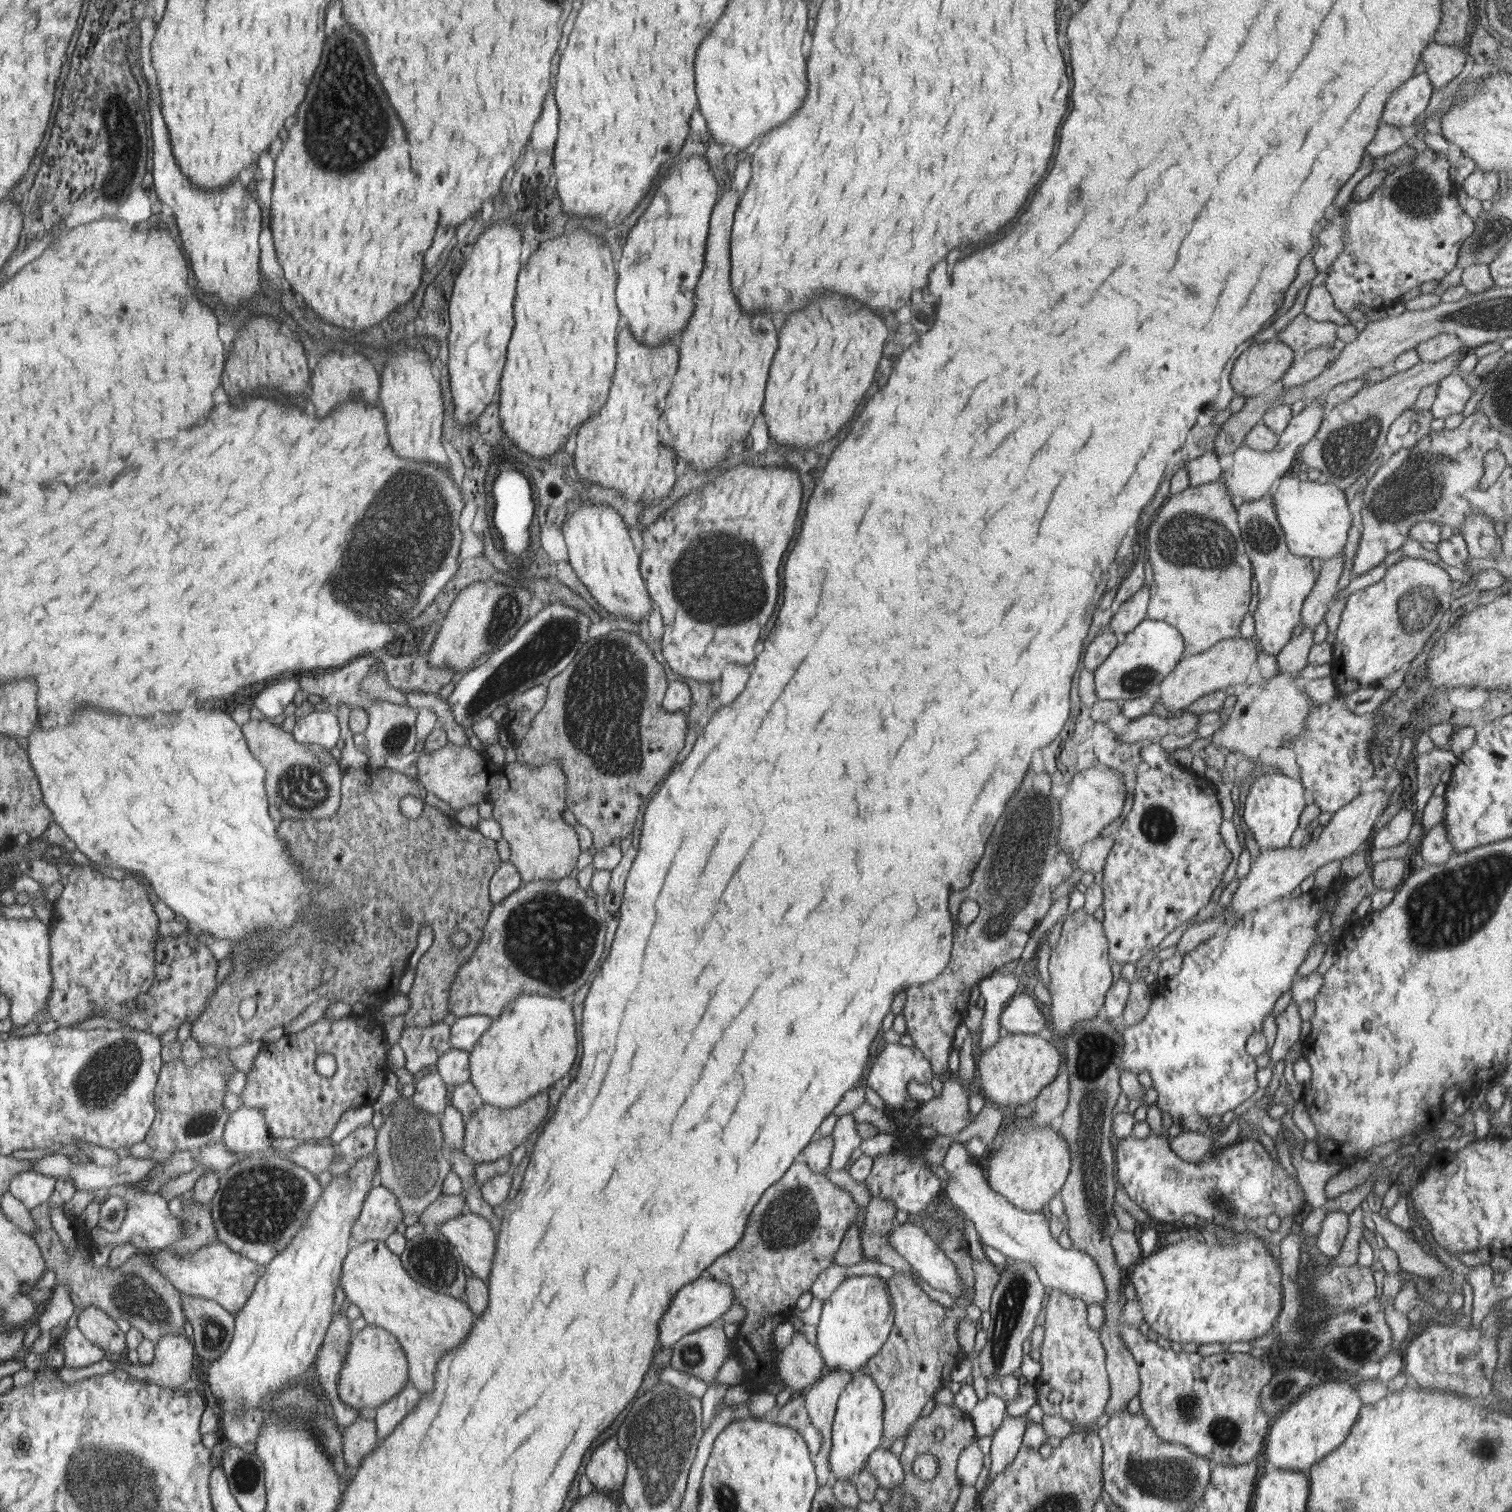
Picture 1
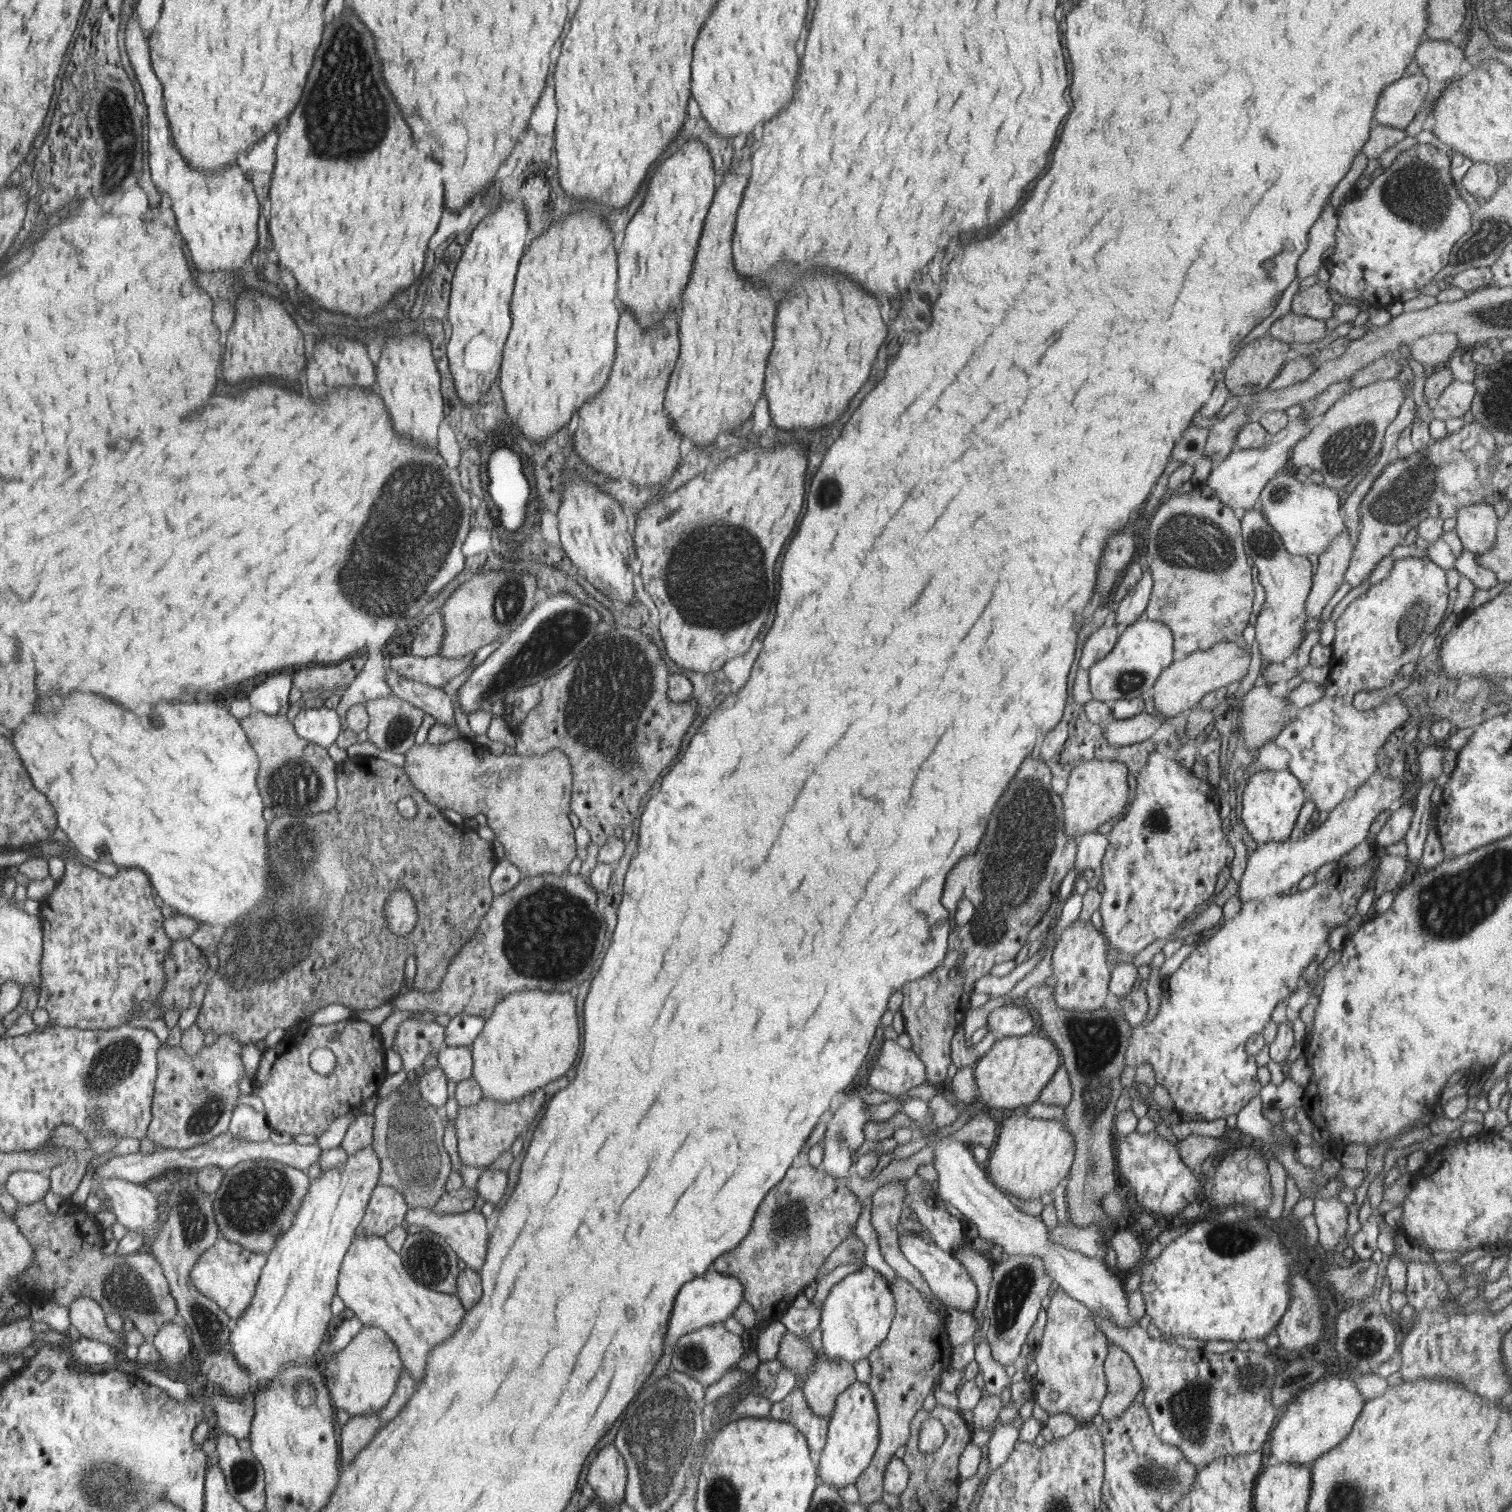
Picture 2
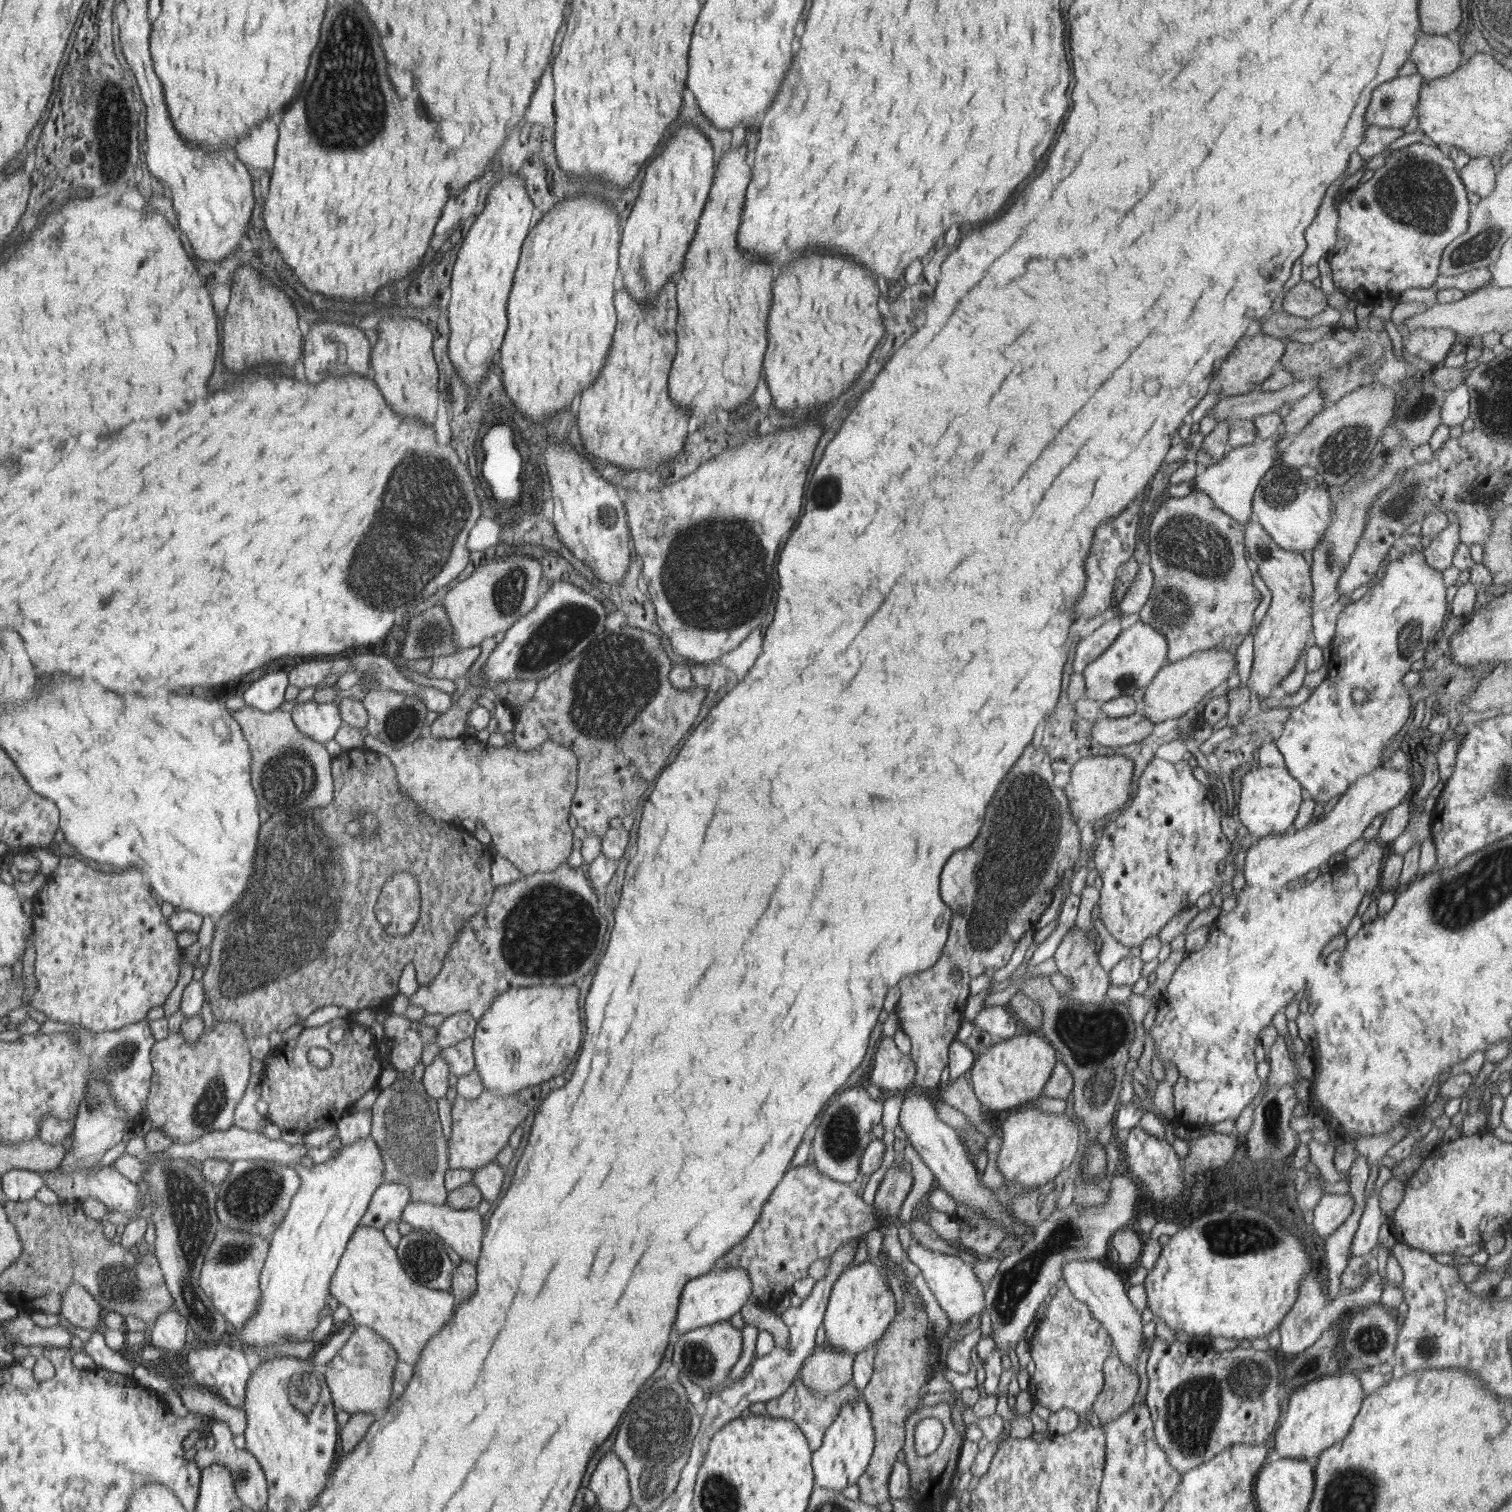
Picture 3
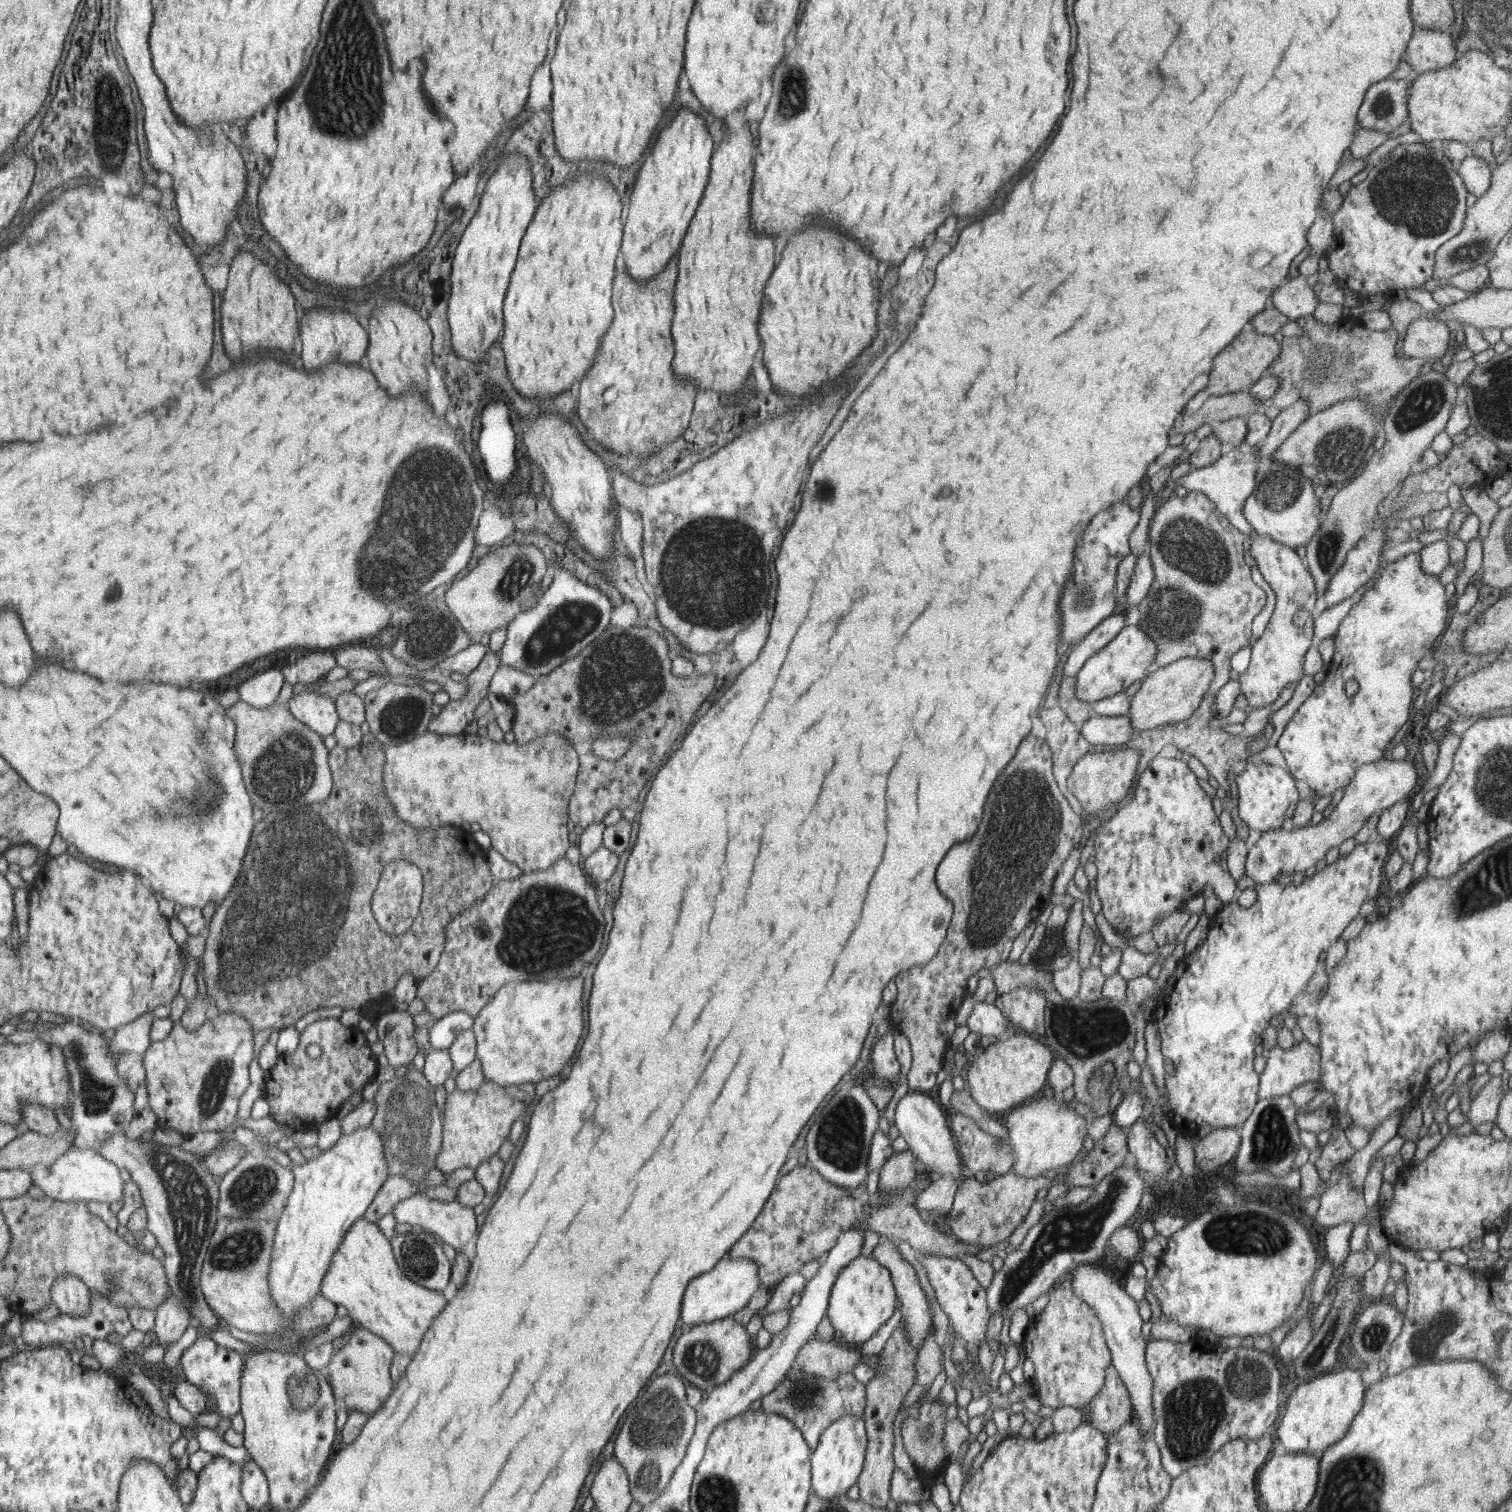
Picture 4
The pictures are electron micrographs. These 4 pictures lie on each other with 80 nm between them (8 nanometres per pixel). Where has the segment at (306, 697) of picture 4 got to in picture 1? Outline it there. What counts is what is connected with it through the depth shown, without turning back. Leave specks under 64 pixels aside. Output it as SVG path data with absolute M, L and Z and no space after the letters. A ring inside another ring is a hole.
M336 710L312 711L295 722L294 739L304 745L319 745L331 750L340 739Z

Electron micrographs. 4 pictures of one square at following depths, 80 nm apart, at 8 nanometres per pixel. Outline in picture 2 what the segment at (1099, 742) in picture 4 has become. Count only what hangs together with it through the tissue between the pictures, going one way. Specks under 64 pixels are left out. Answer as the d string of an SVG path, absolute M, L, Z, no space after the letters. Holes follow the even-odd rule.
M1143 710L1136 716L1115 720L1102 731L1102 736L1110 745L1130 746L1150 739L1158 728L1156 717Z

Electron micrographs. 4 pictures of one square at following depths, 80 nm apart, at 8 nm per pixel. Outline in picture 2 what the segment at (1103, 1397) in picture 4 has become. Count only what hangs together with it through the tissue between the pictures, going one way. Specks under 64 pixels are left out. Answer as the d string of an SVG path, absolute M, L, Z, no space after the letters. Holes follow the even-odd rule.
M1114 1343L1110 1348L1103 1366L1107 1391L1100 1405L1099 1414L1107 1421L1118 1418L1132 1405L1136 1395L1143 1389L1141 1373L1128 1352Z

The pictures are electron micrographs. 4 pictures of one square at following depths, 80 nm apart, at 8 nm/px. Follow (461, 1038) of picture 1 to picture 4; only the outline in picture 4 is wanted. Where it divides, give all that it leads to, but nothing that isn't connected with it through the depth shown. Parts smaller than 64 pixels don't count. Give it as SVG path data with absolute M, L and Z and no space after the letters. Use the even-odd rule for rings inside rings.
M454 1011L438 1019L430 1029L430 1043L433 1049L447 1050L458 1034L473 1028L473 1017L462 1011Z

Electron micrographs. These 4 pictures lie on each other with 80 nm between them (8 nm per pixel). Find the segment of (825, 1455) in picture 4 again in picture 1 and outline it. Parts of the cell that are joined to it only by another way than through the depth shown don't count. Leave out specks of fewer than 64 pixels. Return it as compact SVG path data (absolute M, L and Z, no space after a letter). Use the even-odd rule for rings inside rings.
M855 1371L850 1382L844 1387L837 1402L832 1427L832 1448L829 1459L833 1482L850 1480L864 1469L868 1455L871 1455L883 1440L884 1399L882 1391L866 1371Z

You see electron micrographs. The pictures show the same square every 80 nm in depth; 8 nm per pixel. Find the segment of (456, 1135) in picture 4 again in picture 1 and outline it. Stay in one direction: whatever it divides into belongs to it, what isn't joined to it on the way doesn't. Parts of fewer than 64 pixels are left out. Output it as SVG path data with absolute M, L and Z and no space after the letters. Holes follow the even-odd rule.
M545 1091L511 1108L498 1108L488 1104L474 1110L472 1114L465 1120L463 1152L475 1163L492 1162L510 1155L510 1148L524 1144L530 1134L540 1128L550 1114L550 1098Z

